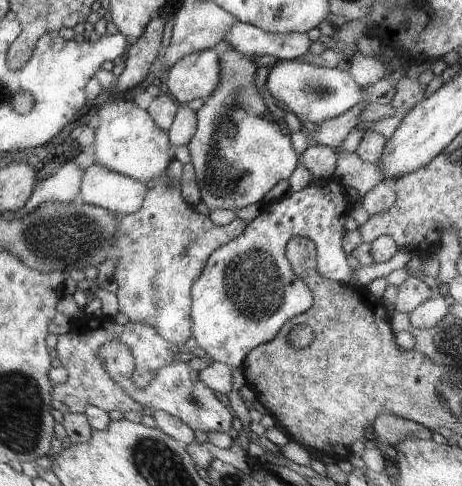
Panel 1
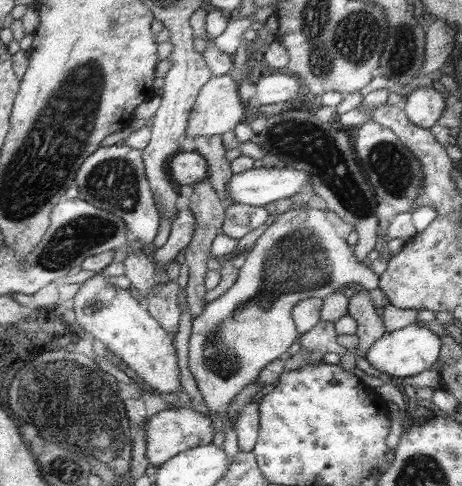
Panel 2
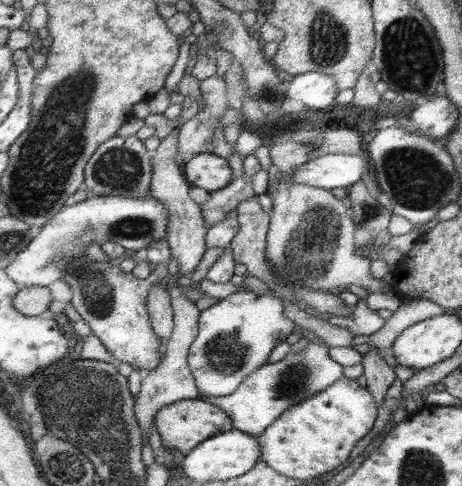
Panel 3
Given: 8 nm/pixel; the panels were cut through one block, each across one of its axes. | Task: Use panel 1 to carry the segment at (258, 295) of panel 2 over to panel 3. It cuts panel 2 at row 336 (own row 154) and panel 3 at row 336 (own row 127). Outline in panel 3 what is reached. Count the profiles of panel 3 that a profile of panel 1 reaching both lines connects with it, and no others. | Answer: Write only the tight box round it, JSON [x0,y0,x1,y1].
[189,290,295,398]

